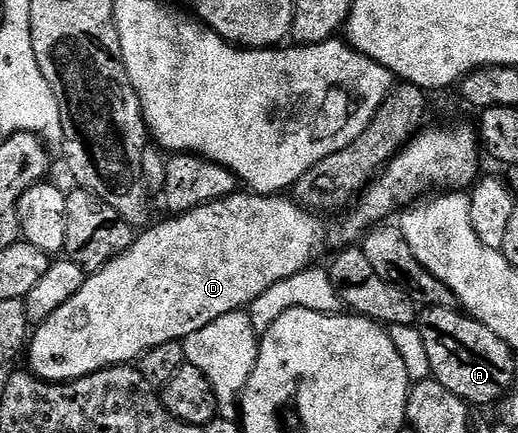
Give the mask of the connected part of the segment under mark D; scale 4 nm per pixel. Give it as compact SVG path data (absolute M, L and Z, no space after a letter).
M237 191L232 197L188 213L168 216L168 221L144 228L124 253L105 263L105 267L94 270L69 303L57 307L49 319L34 326L25 350L30 372L40 381L62 383L76 381L112 365L138 362L145 351L161 347L161 343L184 342L193 331L209 327L213 319L246 310L281 279L312 268L327 245L327 225L323 222L326 220L285 198Z

